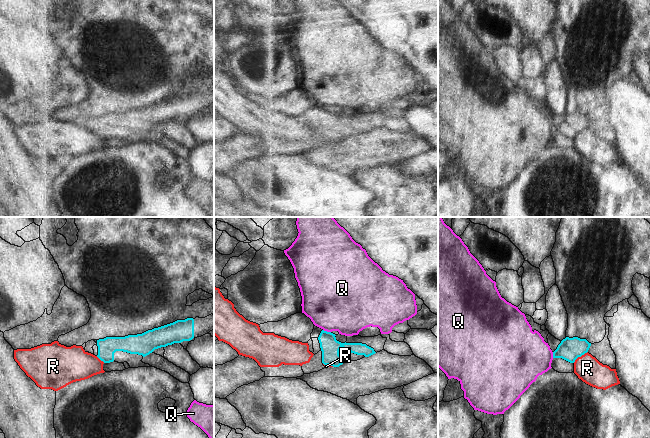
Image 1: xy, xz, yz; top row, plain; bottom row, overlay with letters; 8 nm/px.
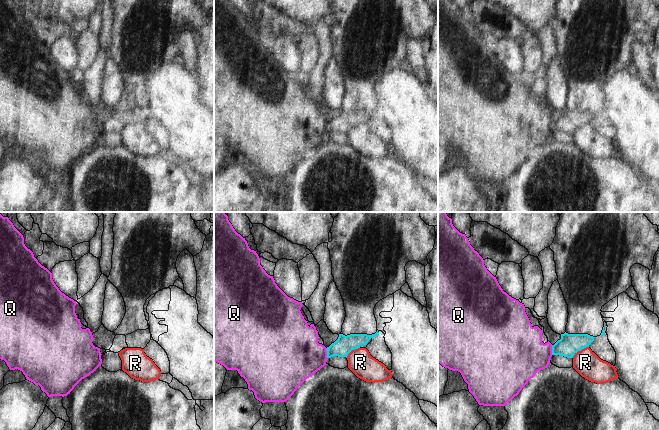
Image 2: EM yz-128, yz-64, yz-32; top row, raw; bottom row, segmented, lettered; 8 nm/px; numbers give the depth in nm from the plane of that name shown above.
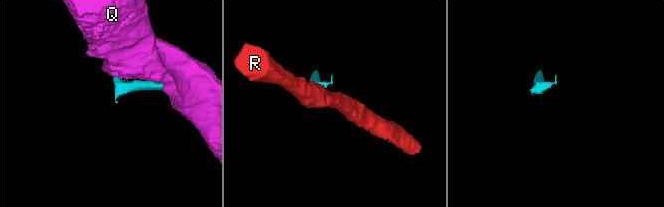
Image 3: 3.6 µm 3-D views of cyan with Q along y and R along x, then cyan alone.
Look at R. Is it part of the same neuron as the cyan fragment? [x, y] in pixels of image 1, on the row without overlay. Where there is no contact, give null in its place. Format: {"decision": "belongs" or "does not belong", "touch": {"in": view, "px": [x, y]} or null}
{"decision": "does not belong", "touch": {"in": "yz", "px": [580, 132]}}

